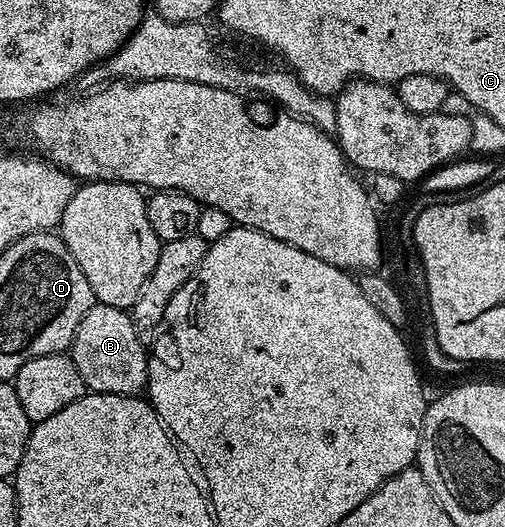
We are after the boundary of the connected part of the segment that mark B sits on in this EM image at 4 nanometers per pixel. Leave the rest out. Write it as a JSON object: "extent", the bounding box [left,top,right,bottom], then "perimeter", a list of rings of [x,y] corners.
{"extent":[70,303,148,397],"perimeter":[[[94,303],[78,331],[74,331],[70,356],[78,375],[82,375],[85,390],[94,393],[113,393],[123,397],[135,397],[145,392],[148,384],[148,354],[146,345],[140,342],[141,330],[134,327],[131,312]]]}

